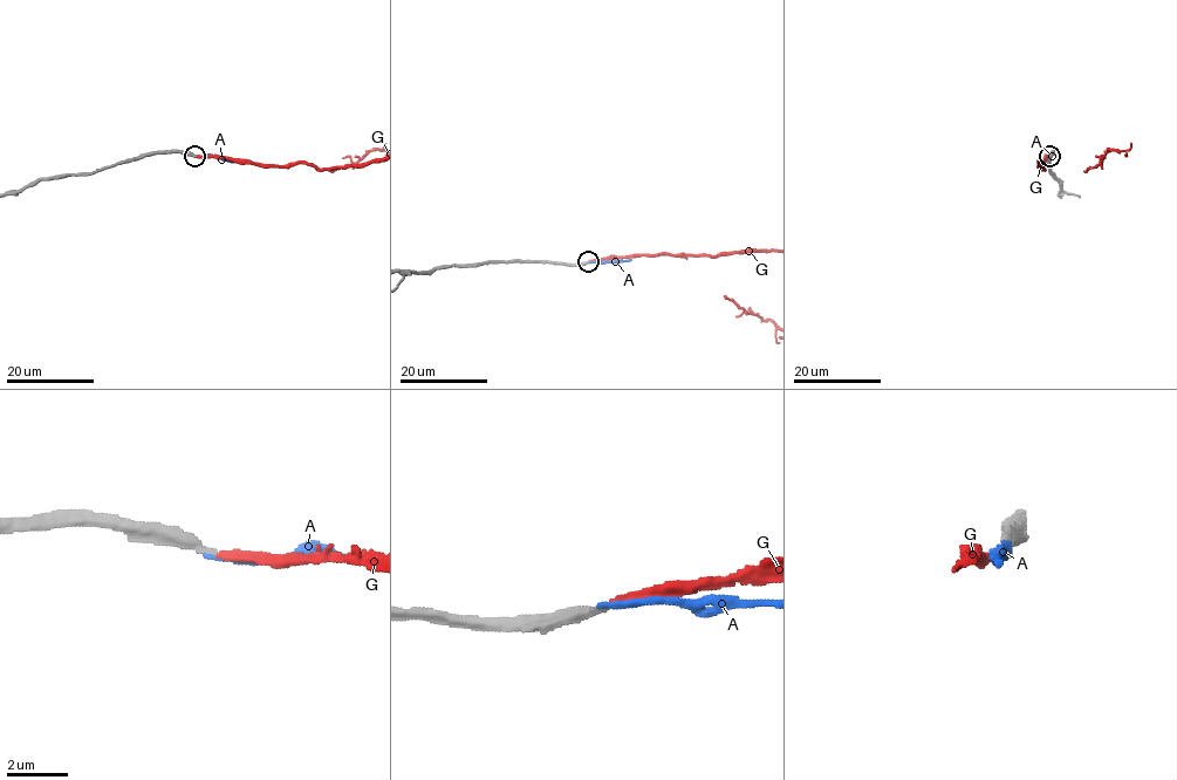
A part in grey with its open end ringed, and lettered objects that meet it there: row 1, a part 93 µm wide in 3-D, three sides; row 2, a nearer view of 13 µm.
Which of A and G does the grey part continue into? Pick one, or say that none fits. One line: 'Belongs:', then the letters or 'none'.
Belongs: G

